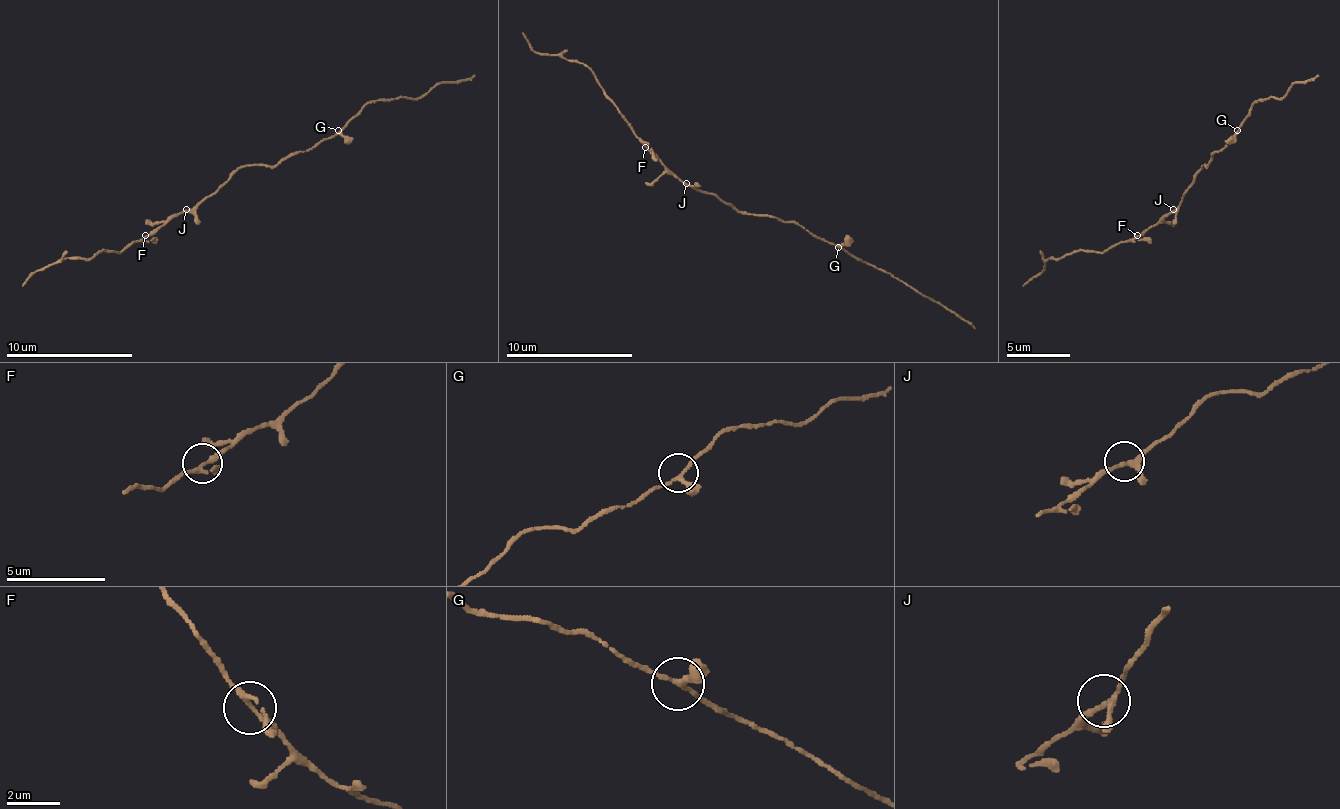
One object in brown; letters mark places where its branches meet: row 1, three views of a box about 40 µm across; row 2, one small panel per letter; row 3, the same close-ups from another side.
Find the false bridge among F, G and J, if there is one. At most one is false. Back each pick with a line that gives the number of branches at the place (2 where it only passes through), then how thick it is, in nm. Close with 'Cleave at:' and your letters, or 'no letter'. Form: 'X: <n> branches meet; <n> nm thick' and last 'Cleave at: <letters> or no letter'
Cleave at: no letter

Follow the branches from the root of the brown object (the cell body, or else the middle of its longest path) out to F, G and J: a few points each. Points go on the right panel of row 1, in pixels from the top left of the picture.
F: (1192, 177), (1192, 184), (1179, 206), (1138, 235)
G: (1192, 177), (1211, 161), (1237, 130)
J: (1192, 177), (1192, 184), (1179, 206), (1173, 209)

